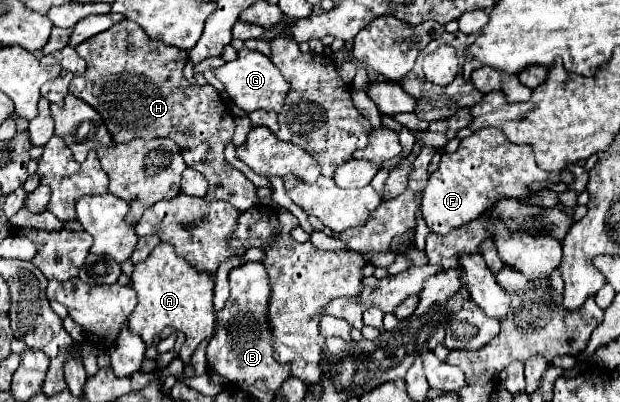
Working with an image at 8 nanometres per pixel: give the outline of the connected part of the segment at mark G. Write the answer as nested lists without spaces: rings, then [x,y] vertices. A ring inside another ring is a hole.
[[[249,48],[239,50],[237,60],[231,60],[231,62],[223,64],[221,68],[217,68],[215,70],[215,76],[225,86],[229,98],[241,110],[245,110],[247,114],[253,112],[253,110],[259,110],[259,108],[273,110],[273,112],[279,114],[281,108],[283,108],[285,96],[289,92],[289,82],[281,76],[281,72],[273,66],[273,62],[265,54],[255,52],[255,50],[249,50]]]

